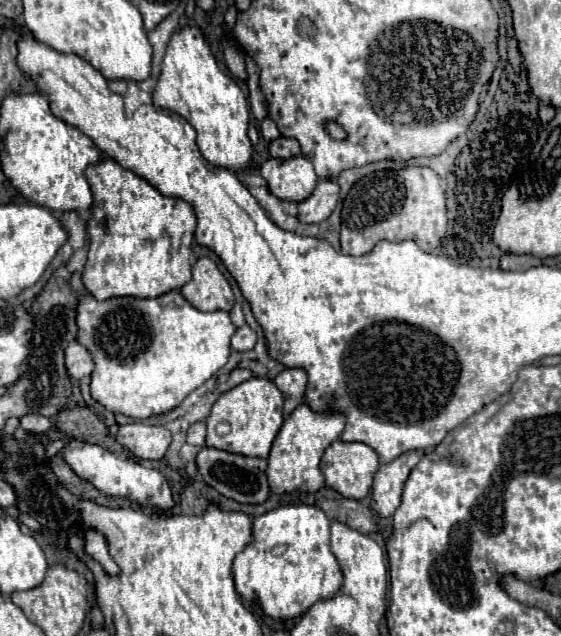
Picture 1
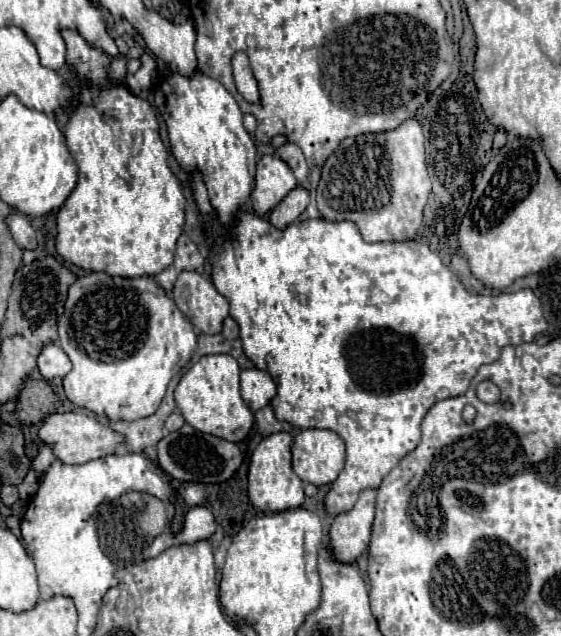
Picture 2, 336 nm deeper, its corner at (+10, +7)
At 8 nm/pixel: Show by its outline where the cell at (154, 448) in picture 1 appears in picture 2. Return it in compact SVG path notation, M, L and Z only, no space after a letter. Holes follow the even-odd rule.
M64 412L64 414L52 414L52 416L48 416L40 424L38 436L48 446L52 446L56 458L62 460L64 464L84 464L84 462L90 462L90 460L114 454L114 450L120 444L124 444L124 436L120 432L108 428L96 416L80 414L80 412Z

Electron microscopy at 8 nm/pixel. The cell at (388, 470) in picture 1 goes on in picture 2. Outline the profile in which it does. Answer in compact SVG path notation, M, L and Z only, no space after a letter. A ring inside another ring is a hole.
M366 488L360 492L358 502L352 510L336 516L330 528L330 544L338 552L338 560L354 562L370 542L370 528L374 520L374 502L376 490Z

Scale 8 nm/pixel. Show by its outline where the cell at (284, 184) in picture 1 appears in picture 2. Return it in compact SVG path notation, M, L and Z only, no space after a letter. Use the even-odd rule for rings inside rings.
M262 156L256 164L252 206L258 216L266 216L290 190L298 186L292 168L278 156Z

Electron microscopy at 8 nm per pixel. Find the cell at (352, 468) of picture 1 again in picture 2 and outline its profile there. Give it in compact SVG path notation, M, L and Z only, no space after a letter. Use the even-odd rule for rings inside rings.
M300 430L292 444L292 466L304 484L328 486L344 468L346 444L332 430Z

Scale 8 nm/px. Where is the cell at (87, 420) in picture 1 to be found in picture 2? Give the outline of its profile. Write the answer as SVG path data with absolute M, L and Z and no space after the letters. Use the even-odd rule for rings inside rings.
M28 380L16 402L16 418L22 424L40 424L56 412L56 398L44 380Z

